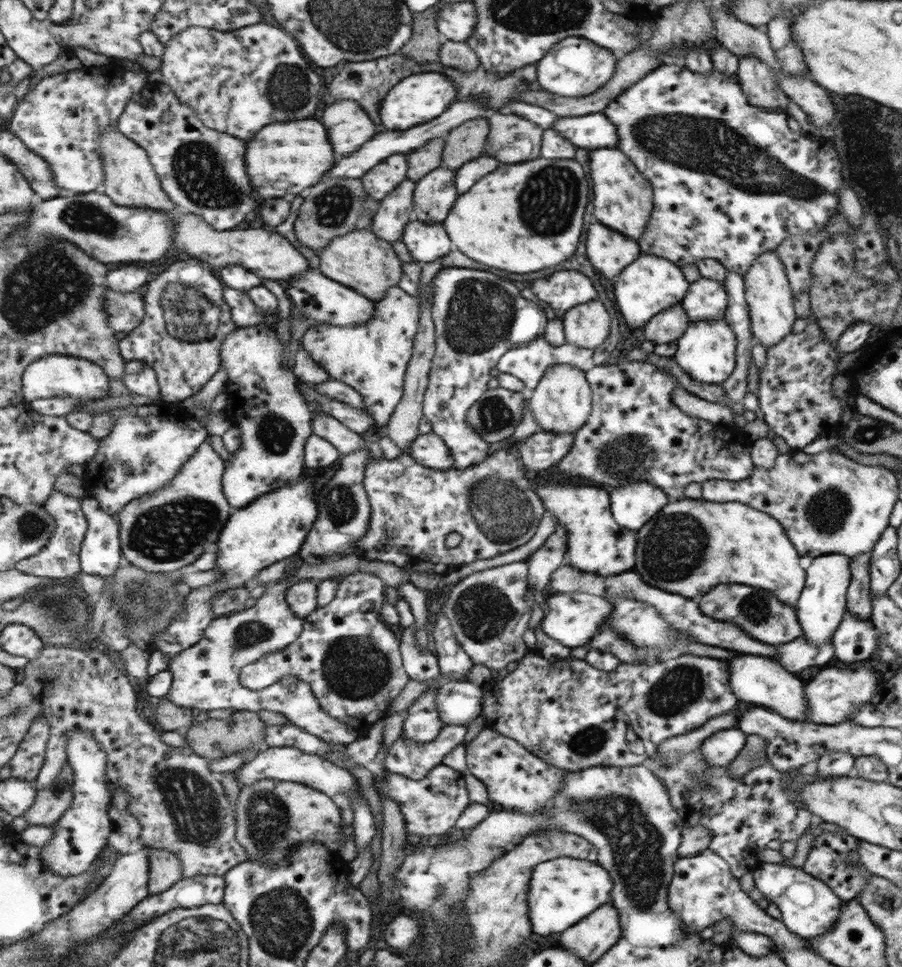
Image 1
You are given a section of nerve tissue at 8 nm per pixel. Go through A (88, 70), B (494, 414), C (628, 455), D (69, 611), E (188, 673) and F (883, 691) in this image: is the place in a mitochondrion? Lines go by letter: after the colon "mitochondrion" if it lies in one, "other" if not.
A: other
B: mitochondrion
C: mitochondrion
D: mitochondrion
E: other
F: other

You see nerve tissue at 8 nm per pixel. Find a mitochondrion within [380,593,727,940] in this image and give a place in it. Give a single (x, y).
(636, 845)

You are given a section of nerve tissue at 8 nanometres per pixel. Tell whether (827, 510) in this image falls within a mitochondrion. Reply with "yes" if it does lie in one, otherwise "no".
yes

